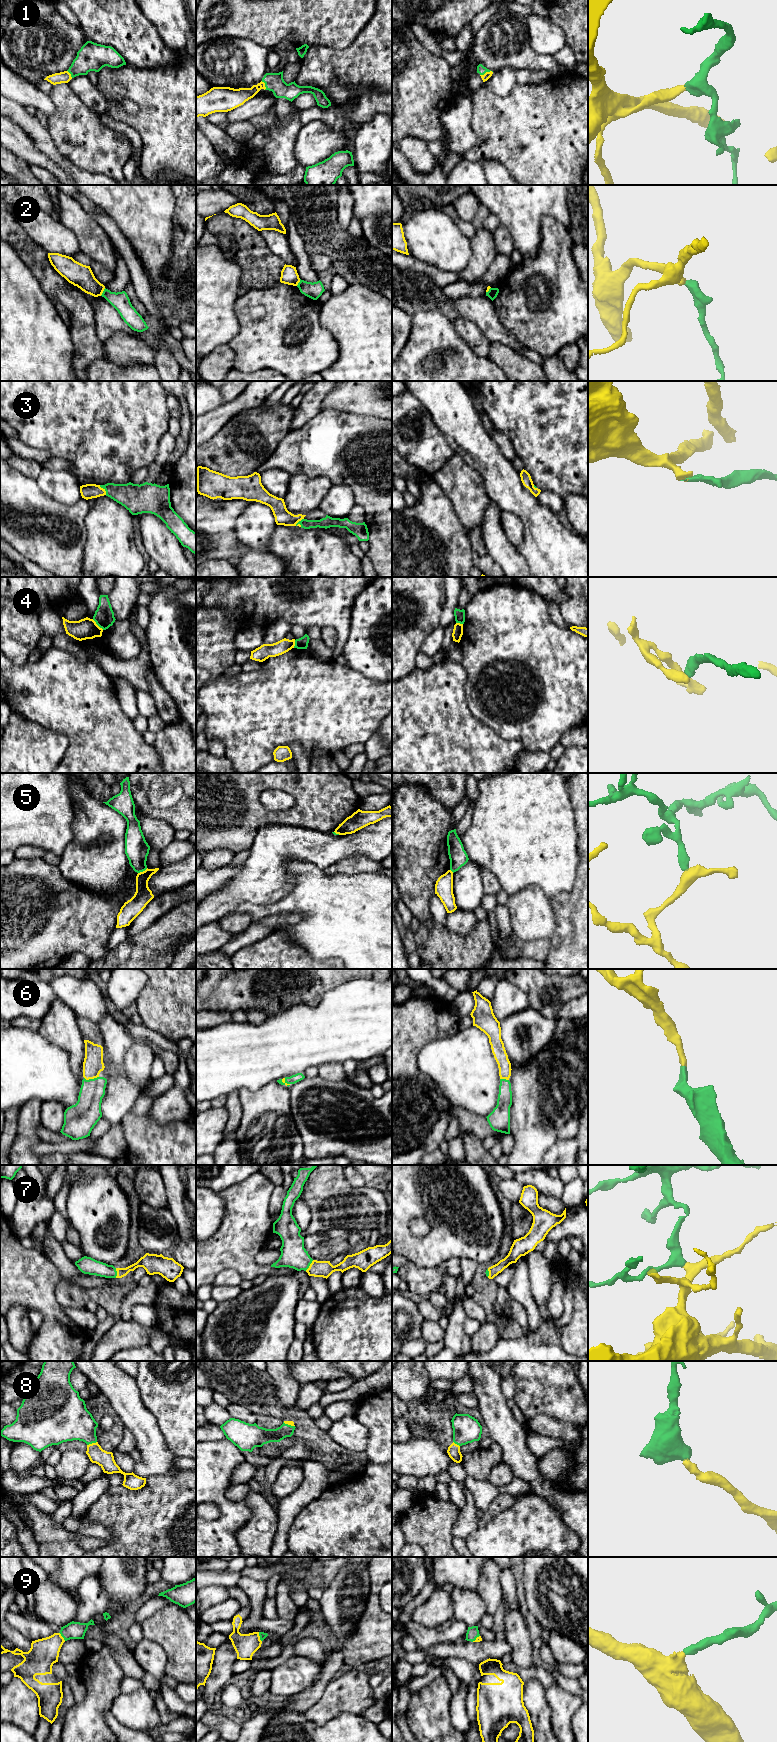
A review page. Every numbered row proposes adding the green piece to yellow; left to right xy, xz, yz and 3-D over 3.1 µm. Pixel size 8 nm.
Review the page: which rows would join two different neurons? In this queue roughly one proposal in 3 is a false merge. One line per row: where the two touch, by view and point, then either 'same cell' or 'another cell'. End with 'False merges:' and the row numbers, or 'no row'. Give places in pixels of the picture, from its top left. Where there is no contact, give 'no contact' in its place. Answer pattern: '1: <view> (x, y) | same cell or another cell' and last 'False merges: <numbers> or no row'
1: yz (486, 72) | same cell
2: xy (102, 292) | another cell
3: xz (299, 520) | same cell
4: xy (97, 625) | another cell
5: xy (143, 871) | another cell
6: xy (91, 1078) | same cell
7: xz (310, 1265) | same cell
8: xy (92, 1443) | same cell
9: xy (61, 1636) | same cell
False merges: 2, 4, 5

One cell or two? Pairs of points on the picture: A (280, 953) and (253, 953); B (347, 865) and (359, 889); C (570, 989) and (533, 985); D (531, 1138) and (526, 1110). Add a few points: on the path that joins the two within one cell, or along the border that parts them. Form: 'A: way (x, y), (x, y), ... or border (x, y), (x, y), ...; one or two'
A: way (273, 953), (260, 953); one
B: border (328, 872), (374, 873); two
C: way (561, 986), (554, 982), (549, 985), (542, 985); one
D: way (531, 1131), (531, 1117); one

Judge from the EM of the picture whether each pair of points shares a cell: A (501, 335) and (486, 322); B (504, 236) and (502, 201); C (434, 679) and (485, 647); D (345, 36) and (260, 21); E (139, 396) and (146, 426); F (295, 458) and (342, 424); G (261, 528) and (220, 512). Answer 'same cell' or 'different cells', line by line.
A: same cell
B: different cells
C: different cells
D: same cell
E: same cell
F: same cell
G: different cells

